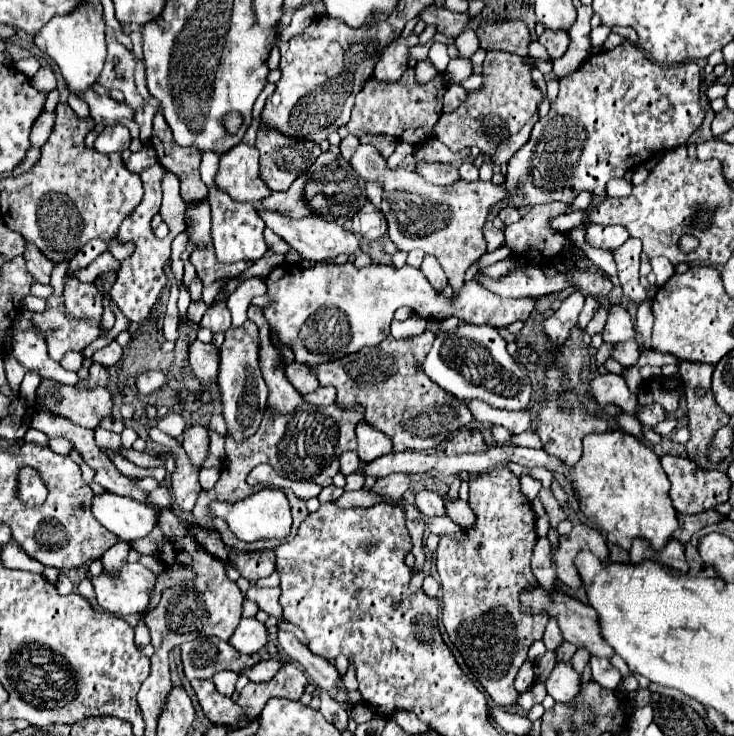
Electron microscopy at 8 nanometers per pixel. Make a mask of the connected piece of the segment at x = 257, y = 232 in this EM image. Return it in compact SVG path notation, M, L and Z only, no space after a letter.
M212 151L204 153L200 163L200 175L208 187L208 203L212 207L212 243L214 243L216 257L220 263L226 263L226 265L238 263L238 261L256 261L268 251L266 241L262 237L262 231L266 225L262 223L254 205L232 201L224 191L220 191L220 187L216 187L214 183L216 171L218 171L218 155Z

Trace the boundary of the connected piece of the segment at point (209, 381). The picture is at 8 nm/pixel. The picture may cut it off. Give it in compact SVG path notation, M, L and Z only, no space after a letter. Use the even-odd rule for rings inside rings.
M194 341L190 345L190 369L196 375L196 379L204 385L204 387L212 387L216 385L218 379L218 365L220 365L220 355L218 349L212 343L202 343L202 341Z

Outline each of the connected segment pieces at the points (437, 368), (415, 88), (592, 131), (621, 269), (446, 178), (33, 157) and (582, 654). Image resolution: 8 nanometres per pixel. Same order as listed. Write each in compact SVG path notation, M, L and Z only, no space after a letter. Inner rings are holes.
M460 321L456 329L436 335L424 361L426 375L458 399L480 399L496 409L524 411L532 397L528 371L520 367L506 349L506 339L492 325L470 325Z
M408 69L402 79L396 83L378 83L376 79L368 79L364 89L356 95L356 105L352 111L352 117L346 125L338 129L340 137L348 135L376 135L386 133L400 137L406 143L420 145L432 137L432 127L438 121L438 113L442 113L442 95L446 93L448 85L442 75L436 75L430 83L420 85L414 77L414 69Z
M624 41L612 51L600 51L598 55L592 55L590 59L586 59L586 63L582 63L580 69L562 77L560 93L552 103L550 113L534 125L528 143L508 161L508 175L504 183L508 196L504 201L496 203L488 213L488 221L484 227L486 251L490 253L504 243L504 233L492 225L492 217L496 217L500 209L507 206L532 207L552 201L572 203L580 191L590 191L598 199L604 199L610 179L624 177L628 169L638 167L640 163L656 157L658 153L674 149L676 145L687 143L690 135L700 127L704 119L698 101L700 79L700 67L694 61L676 67L656 65L642 53L642 49L638 49L630 41Z
M630 237L622 247L616 249L614 259L618 267L618 279L624 297L632 301L644 301L646 291L638 281L638 267L640 267L640 253L642 253L642 241Z
M416 161L414 171L422 175L428 183L434 185L448 185L458 179L458 169L448 163L426 163L426 161Z
M30 148L26 154L24 161L18 165L12 172L11 175L20 175L29 171L40 158L40 149L39 148Z
M578 649L576 655L574 655L574 669L582 675L586 665L588 665L588 661L590 661L590 653L586 649Z

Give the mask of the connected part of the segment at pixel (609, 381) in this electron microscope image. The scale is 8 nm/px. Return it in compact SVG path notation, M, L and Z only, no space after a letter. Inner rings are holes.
M600 373L590 381L590 389L586 393L586 397L590 401L594 401L596 405L604 407L606 403L616 403L620 405L628 415L638 413L638 397L634 393L628 391L622 375L614 375L614 373Z

